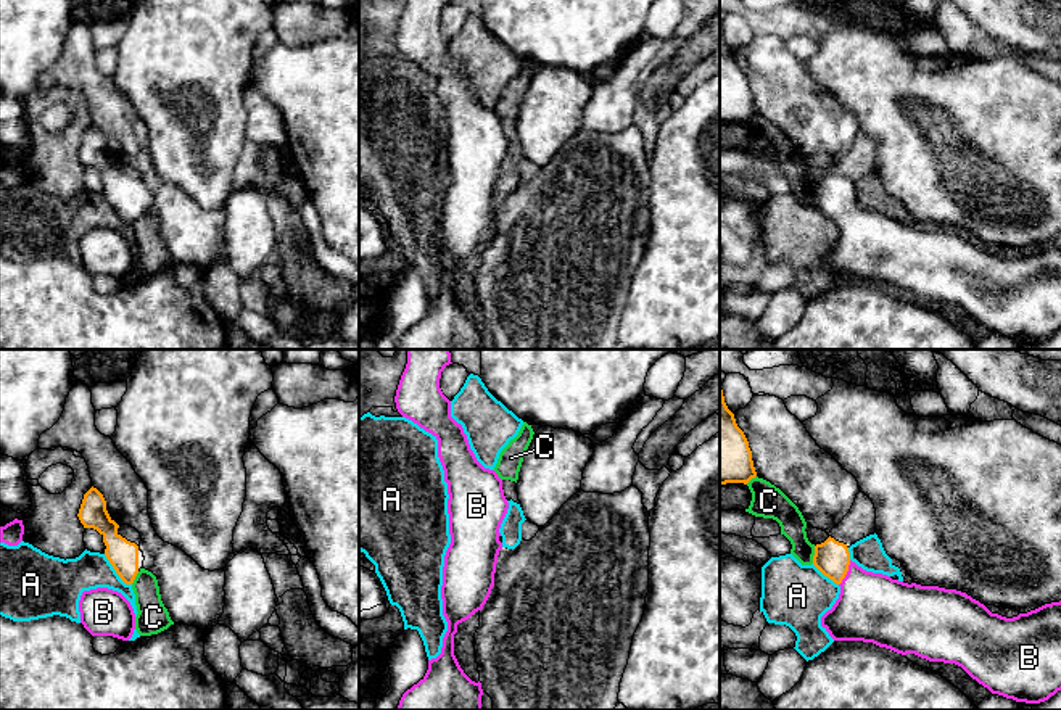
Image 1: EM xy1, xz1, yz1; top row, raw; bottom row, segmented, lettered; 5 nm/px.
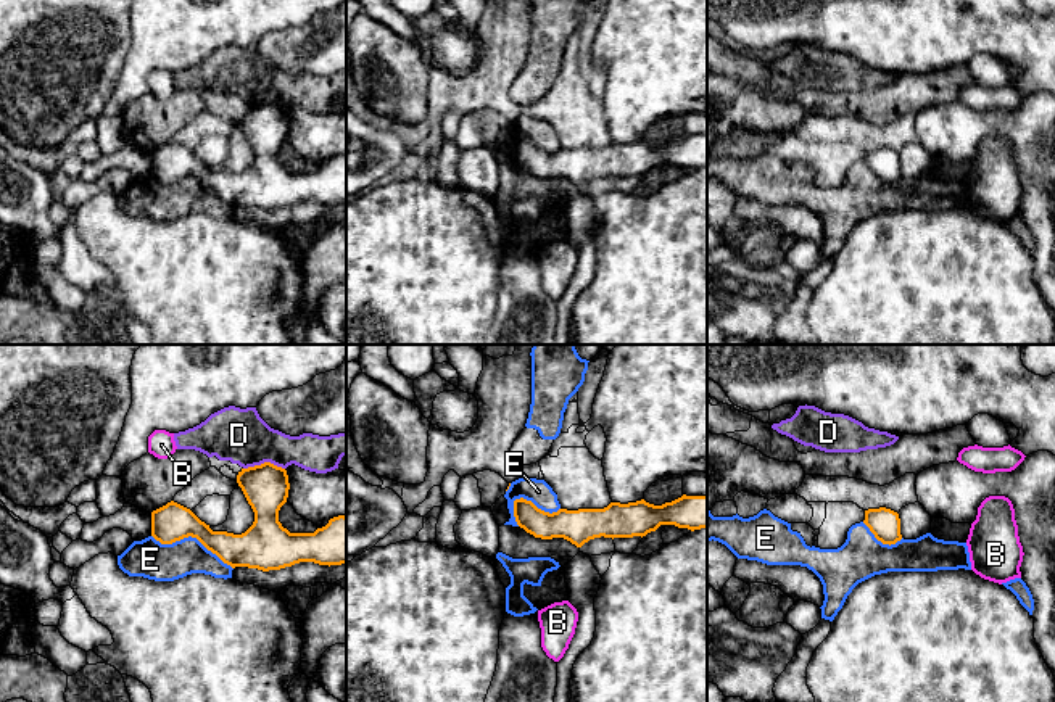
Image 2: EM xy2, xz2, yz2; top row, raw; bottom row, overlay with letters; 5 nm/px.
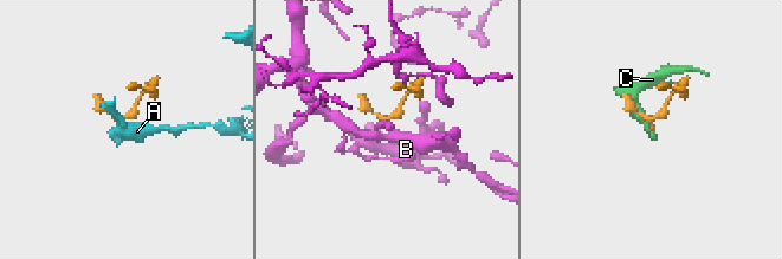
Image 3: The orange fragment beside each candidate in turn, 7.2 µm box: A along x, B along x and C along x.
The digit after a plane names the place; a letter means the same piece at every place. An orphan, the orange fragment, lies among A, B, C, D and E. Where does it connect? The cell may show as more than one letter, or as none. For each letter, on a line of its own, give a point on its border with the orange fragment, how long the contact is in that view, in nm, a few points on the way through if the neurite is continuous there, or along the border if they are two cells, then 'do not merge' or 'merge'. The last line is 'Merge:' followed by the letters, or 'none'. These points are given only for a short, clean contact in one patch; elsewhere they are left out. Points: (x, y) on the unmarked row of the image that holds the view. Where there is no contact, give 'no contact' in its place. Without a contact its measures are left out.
A: xy1 (116, 211) | 220 nm | along xy1 (103, 194), (115, 211), (131, 224) | do not merge
B: yz1 (846, 213) | 140 nm | across yz1 (831, 197), (846, 213), (871, 247) | merge
C: yz1 (815, 194) | 90 nm | do not merge
D: xy2 (264, 102) | 200 nm | do not merge
E: xy2 (192, 176) | 440 nm | do not merge
Merge: B

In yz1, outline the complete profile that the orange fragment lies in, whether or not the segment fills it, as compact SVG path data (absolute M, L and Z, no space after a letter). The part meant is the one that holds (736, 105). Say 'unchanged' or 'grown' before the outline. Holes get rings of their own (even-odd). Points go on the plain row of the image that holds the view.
unchanged; M720 26L720 124L744 122L757 116L752 90Z

